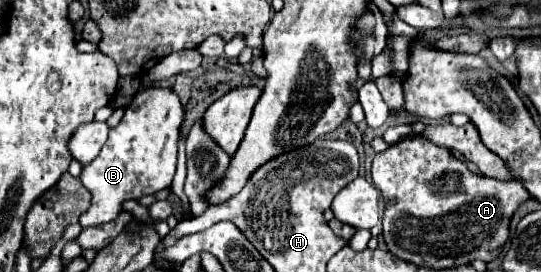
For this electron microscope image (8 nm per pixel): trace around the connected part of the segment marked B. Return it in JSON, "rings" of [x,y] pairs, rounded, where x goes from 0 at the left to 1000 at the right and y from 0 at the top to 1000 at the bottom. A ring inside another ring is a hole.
{"rings":[[[272,320],[272,327],[253,335],[246,379],[231,401],[231,423],[220,445],[220,460],[201,482],[201,511],[190,533],[176,599],[165,599],[161,621],[153,621],[153,636],[150,636],[150,665],[172,724],[165,776],[146,798],[150,835],[201,820],[227,776],[227,761],[224,761],[227,739],[235,739],[235,732],[253,739],[268,717],[283,717],[298,695],[316,688],[316,665],[323,643],[323,607],[327,607],[327,511],[331,511],[335,445],[338,445],[338,393],[331,379],[331,357],[316,327]]]}

